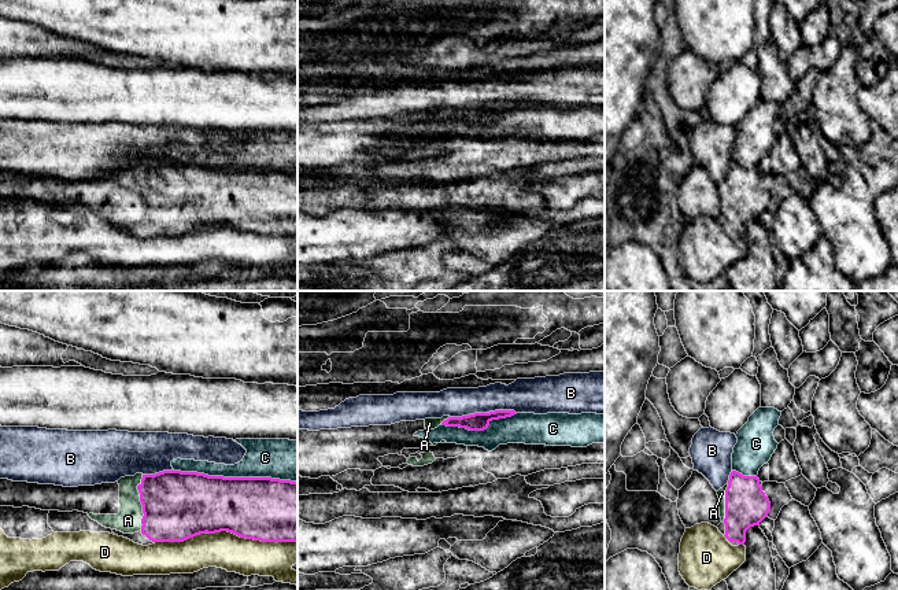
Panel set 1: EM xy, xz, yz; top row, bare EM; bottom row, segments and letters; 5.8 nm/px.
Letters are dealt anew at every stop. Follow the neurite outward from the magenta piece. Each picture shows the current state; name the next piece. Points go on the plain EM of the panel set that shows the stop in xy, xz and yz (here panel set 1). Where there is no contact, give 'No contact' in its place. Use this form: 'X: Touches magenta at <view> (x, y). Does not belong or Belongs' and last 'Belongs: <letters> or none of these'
A: Touches magenta at xy (140, 194). Belongs
B: Touches magenta at xz (483, 106). Does not belong
C: Touches magenta at xy (236, 170). Does not belong
D: Touches magenta at xy (225, 222). Does not belong
Belongs: A

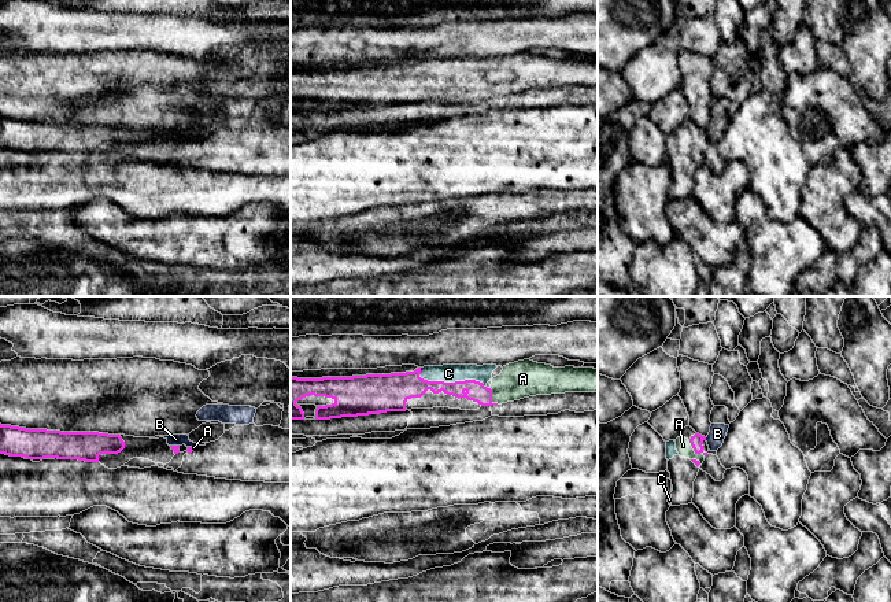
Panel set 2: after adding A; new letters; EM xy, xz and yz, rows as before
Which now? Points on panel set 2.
A: Touches magenta at yz (695, 144). Belongs
B: Touches magenta at xy (174, 139). Does not belong
C: Touches magenta at xz (448, 76). Belongs
Belongs: A, C

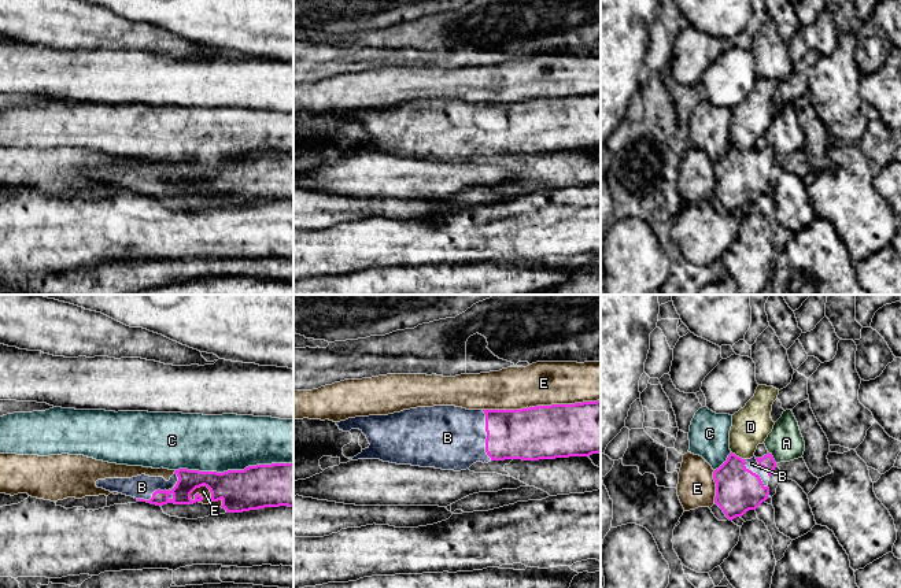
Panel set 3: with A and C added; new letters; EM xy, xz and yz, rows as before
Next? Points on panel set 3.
A: Touches magenta at yz (772, 150). Does not belong
B: Touches magenta at xz (487, 128). Belongs
C: Touches magenta at xy (233, 163). Does not belong
D: Touches magenta at yz (738, 150). Does not belong
E: Touches magenta at xz (541, 99). Does not belong
Belongs: B

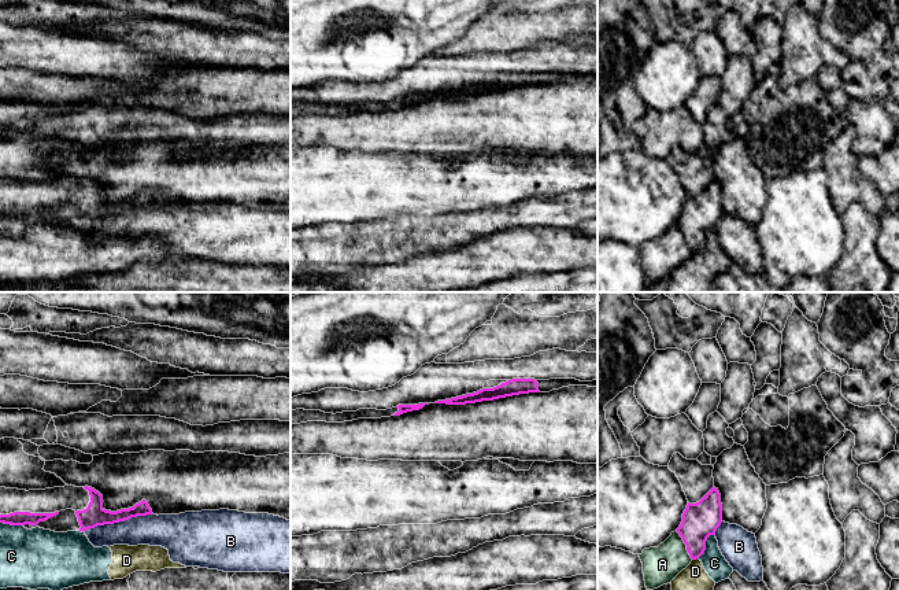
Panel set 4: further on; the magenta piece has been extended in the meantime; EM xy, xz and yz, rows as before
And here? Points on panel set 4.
A: Touches magenta at yz (685, 236). Does not belong
B: Touches magenta at xy (117, 214). Does not belong
C: Touches magenta at yz (705, 238). Does not belong
D: Touches magenta at yz (695, 251). Does not belong
Belongs: none of these

